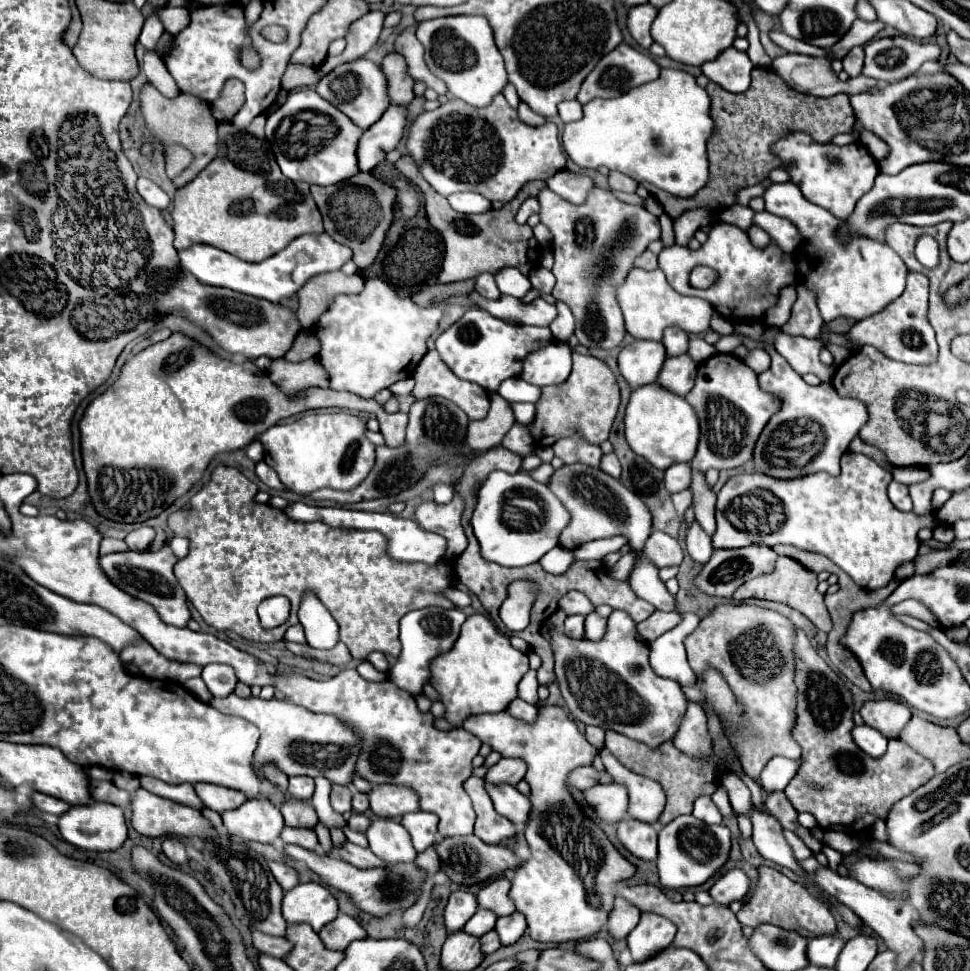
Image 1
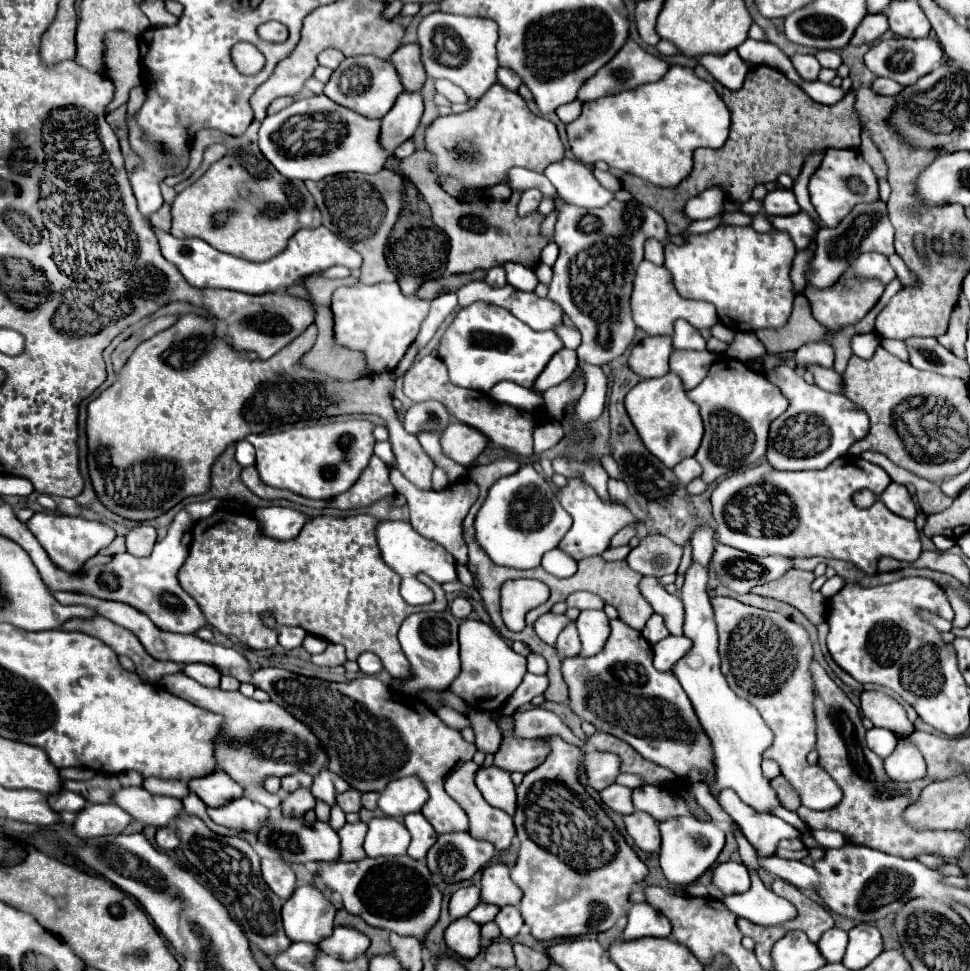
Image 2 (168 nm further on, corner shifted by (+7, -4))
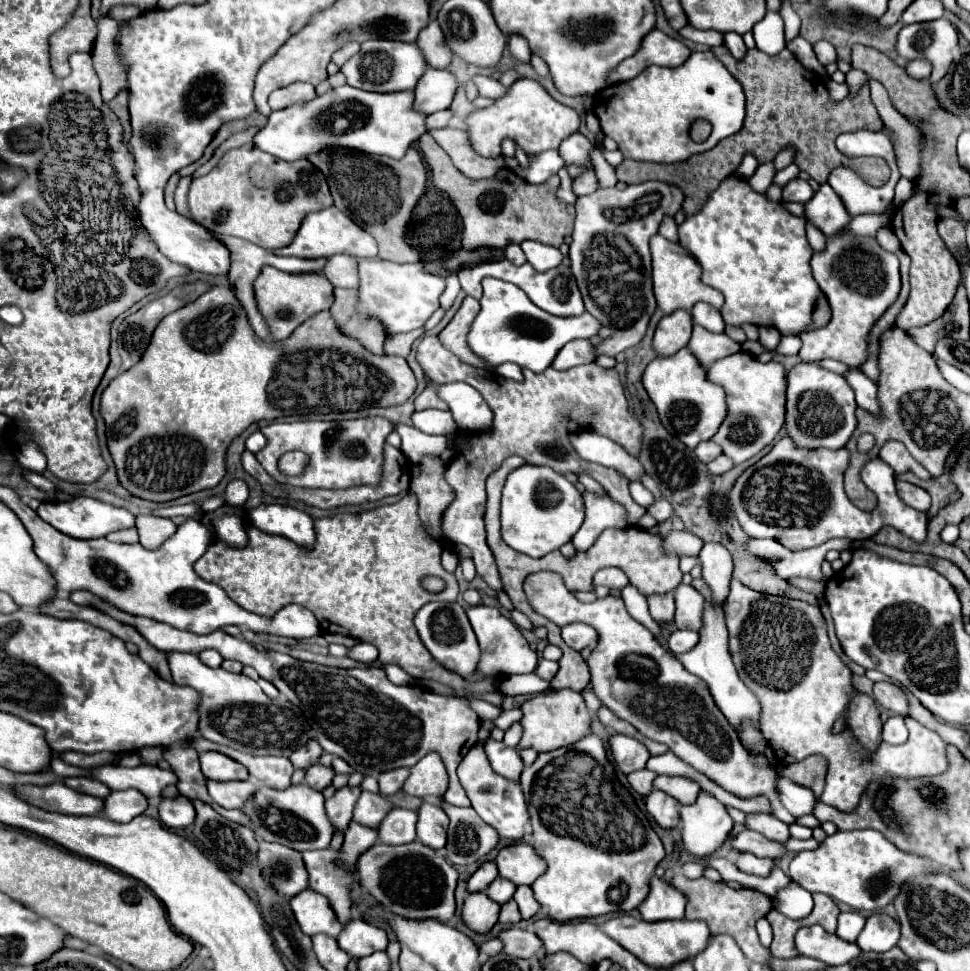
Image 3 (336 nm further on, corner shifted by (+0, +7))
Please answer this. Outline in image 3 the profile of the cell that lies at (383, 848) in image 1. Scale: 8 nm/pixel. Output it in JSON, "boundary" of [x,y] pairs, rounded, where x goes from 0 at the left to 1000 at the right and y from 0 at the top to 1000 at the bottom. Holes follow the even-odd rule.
{"boundary":[[[405,832],[391,849],[391,865],[395,869],[422,869],[430,863],[428,859],[430,838],[418,832]]]}

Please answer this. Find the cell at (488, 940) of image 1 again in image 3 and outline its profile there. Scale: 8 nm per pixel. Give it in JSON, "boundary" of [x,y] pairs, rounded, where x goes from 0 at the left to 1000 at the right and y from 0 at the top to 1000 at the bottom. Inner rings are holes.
{"boundary":[[[525,927],[523,931],[516,933],[514,950],[519,950],[519,952],[533,952],[535,947],[537,947],[537,943],[535,943],[535,935],[533,935],[531,927]]]}

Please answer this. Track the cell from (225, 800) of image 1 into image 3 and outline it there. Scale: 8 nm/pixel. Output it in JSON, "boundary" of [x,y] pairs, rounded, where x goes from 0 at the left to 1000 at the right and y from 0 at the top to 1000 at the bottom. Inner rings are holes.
{"boundary":[[[209,774],[207,777],[207,795],[218,803],[255,803],[257,795],[251,787],[228,774]]]}

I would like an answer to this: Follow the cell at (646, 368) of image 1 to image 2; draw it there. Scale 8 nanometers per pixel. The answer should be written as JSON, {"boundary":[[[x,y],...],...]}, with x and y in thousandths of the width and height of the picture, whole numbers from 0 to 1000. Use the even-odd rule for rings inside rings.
{"boundary":[[[666,347],[652,357],[647,378],[660,390],[672,390],[689,384],[689,368],[693,364],[693,347]]]}

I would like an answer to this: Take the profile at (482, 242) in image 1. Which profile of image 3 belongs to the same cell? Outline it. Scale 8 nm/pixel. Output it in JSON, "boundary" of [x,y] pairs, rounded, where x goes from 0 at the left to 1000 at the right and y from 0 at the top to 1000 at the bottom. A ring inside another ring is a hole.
{"boundary":[[[438,138],[432,144],[432,150],[436,152],[438,165],[444,173],[444,183],[451,194],[463,200],[469,214],[473,216],[477,225],[477,255],[490,257],[490,255],[521,255],[523,251],[537,251],[541,247],[554,247],[568,253],[578,253],[582,243],[589,243],[591,239],[591,227],[593,227],[593,214],[589,210],[580,210],[572,204],[572,196],[576,192],[576,181],[568,181],[564,187],[552,192],[543,189],[531,179],[519,173],[516,177],[523,177],[523,181],[510,181],[504,185],[486,185],[479,179],[475,179],[463,159],[446,144],[444,138]]]}

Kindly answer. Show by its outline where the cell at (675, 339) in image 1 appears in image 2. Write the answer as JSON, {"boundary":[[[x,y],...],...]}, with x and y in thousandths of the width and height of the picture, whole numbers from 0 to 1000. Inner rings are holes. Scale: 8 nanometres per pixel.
{"boundary":[[[699,329],[695,333],[695,345],[693,345],[693,355],[695,359],[715,359],[715,361],[726,361],[728,351],[724,349],[722,341],[711,337],[711,333]]]}

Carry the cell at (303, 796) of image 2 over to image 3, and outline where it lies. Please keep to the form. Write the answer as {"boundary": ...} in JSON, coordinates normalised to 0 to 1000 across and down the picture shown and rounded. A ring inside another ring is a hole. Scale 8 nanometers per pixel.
{"boundary":[[[323,787],[319,793],[316,793],[316,799],[314,799],[314,807],[325,812],[325,814],[333,814],[341,807],[345,799],[345,793],[339,791],[339,789],[333,789],[333,787]]]}

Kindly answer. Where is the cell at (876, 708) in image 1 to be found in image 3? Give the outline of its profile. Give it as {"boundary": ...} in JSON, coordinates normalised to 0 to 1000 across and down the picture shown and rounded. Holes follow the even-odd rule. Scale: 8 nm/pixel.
{"boundary":[[[904,702],[902,709],[900,709],[900,713],[902,713],[902,721],[910,729],[914,729],[914,731],[919,731],[923,735],[935,737],[935,719],[933,719],[933,715],[923,704]]]}

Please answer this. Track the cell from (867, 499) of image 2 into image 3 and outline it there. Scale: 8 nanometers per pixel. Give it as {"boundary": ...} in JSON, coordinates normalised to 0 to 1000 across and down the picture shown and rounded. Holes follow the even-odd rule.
{"boundary":[[[925,496],[925,507],[927,507],[929,515],[931,515],[933,519],[937,519],[939,523],[943,523],[943,525],[956,527],[958,521],[960,521],[960,511],[958,511],[952,503],[947,503],[947,501],[943,501],[943,498]]]}

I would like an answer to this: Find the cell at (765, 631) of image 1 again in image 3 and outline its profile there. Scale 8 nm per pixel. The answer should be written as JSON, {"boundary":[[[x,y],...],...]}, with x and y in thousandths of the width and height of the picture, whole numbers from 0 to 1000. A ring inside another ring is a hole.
{"boundary":[[[754,597],[754,610],[747,618],[747,639],[752,649],[752,671],[760,686],[762,698],[768,706],[780,717],[785,725],[785,754],[791,760],[793,768],[797,770],[801,787],[818,787],[826,785],[836,777],[853,779],[855,795],[853,795],[853,809],[846,818],[846,826],[861,830],[863,834],[877,836],[884,832],[892,812],[896,805],[912,799],[921,801],[947,801],[947,799],[966,799],[976,793],[976,766],[972,760],[947,746],[945,742],[937,739],[937,762],[927,768],[919,768],[908,764],[906,770],[898,777],[881,762],[875,750],[867,754],[859,754],[861,742],[875,729],[877,717],[881,713],[877,702],[877,690],[867,682],[867,678],[859,671],[855,657],[853,657],[853,643],[844,628],[844,624],[836,624],[826,618],[815,618],[809,614],[795,614],[787,610],[778,610],[764,601],[762,597]]]}

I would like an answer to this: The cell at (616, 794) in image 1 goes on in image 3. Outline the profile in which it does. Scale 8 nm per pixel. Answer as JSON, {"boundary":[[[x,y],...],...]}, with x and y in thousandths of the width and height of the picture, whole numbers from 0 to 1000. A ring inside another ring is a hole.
{"boundary":[[[659,793],[659,795],[651,795],[648,797],[648,807],[659,816],[659,818],[663,818],[663,820],[667,820],[673,812],[671,812],[671,807],[673,807],[673,803],[675,803],[675,795],[671,795],[671,793]]]}

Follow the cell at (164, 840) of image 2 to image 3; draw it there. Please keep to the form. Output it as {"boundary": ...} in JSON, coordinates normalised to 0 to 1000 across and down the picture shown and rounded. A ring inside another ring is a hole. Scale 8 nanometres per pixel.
{"boundary":[[[187,818],[180,822],[166,822],[164,842],[172,853],[193,853],[201,847],[201,832],[197,824]]]}

